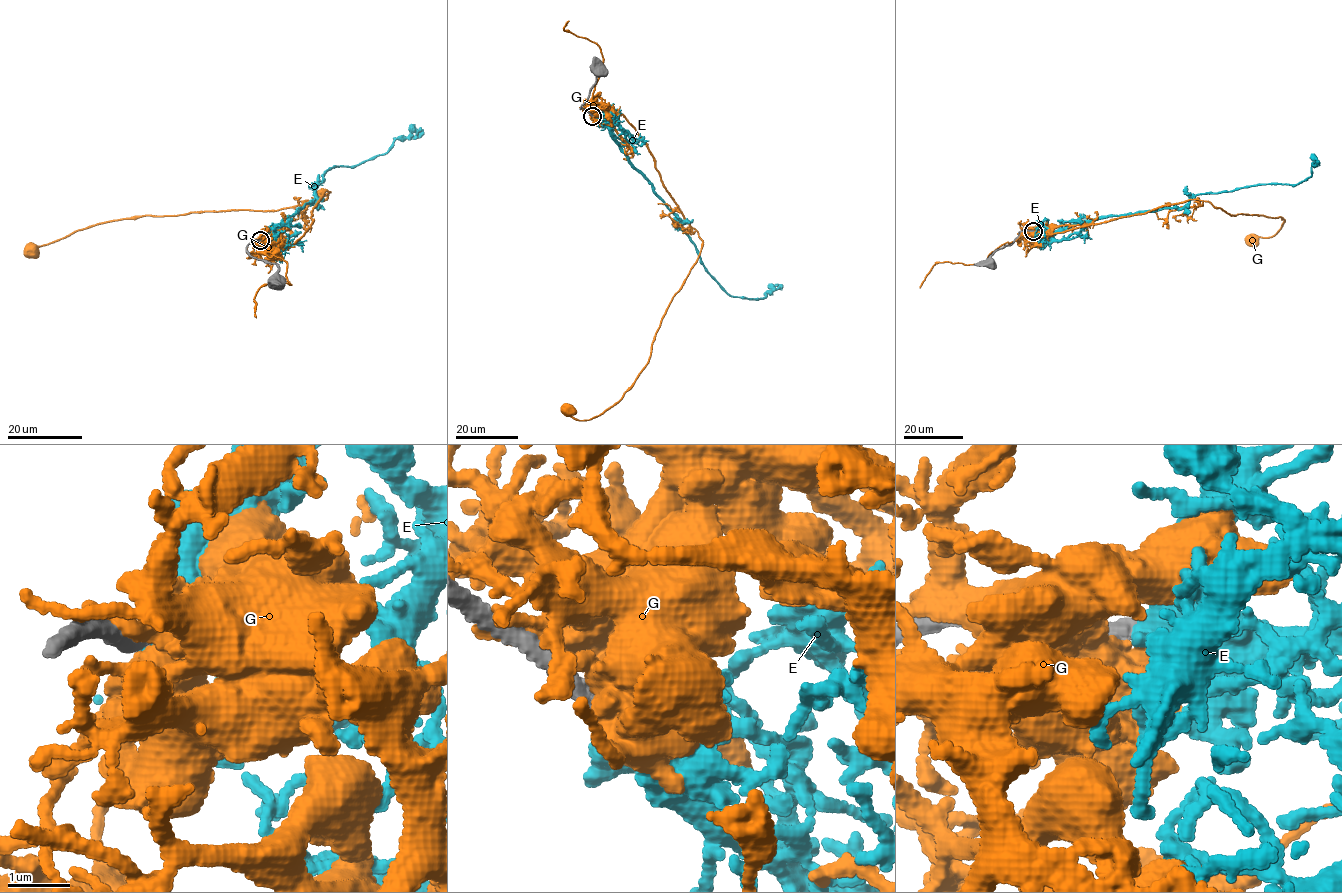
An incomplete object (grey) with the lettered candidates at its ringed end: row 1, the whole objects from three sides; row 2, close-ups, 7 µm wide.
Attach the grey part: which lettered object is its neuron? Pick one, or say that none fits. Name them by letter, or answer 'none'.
E

